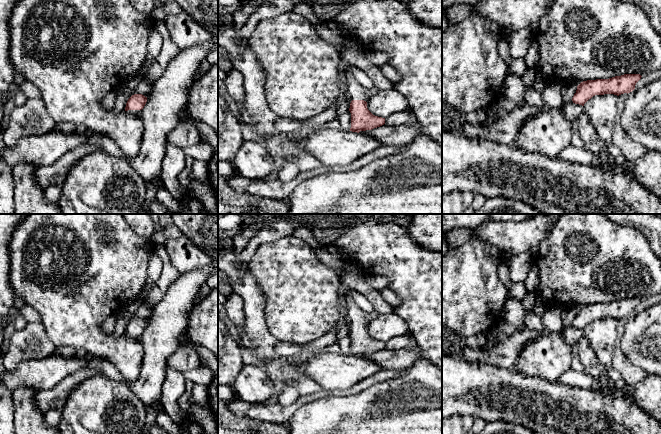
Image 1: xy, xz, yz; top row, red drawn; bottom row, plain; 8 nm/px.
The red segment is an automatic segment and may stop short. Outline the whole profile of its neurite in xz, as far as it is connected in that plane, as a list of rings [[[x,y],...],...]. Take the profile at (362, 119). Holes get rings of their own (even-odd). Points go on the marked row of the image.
[[[342,62],[348,86],[347,95],[351,103],[349,111],[351,113],[350,131],[359,133],[360,131],[372,130],[385,124],[385,118],[373,115],[367,108],[369,100],[369,89],[359,84],[349,70],[351,65]]]

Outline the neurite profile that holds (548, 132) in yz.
[[[546,108],[532,118],[529,118],[518,132],[515,146],[527,152],[543,154],[550,158],[559,157],[560,152],[569,146],[572,141],[573,123],[564,118],[560,111],[554,108]]]

